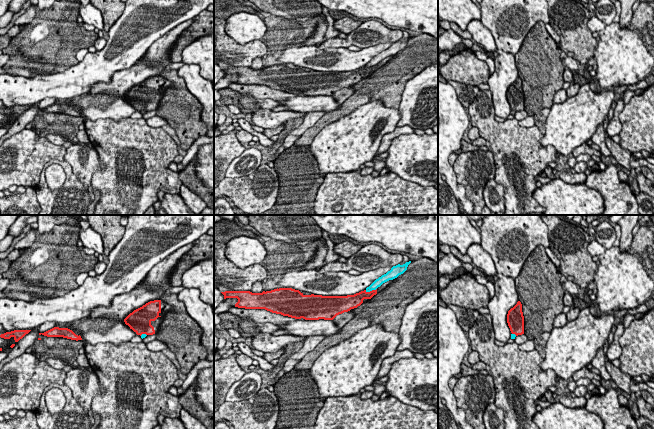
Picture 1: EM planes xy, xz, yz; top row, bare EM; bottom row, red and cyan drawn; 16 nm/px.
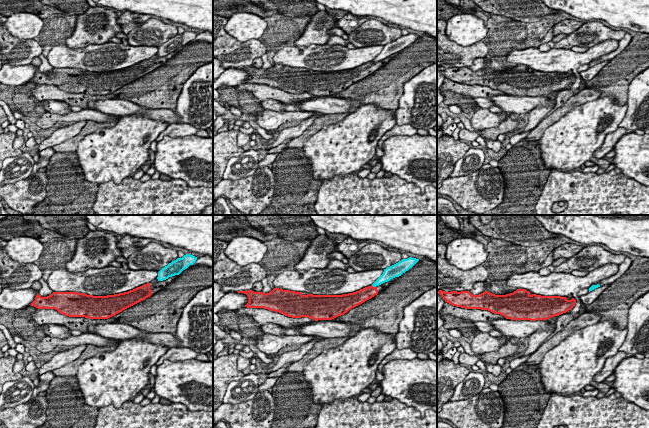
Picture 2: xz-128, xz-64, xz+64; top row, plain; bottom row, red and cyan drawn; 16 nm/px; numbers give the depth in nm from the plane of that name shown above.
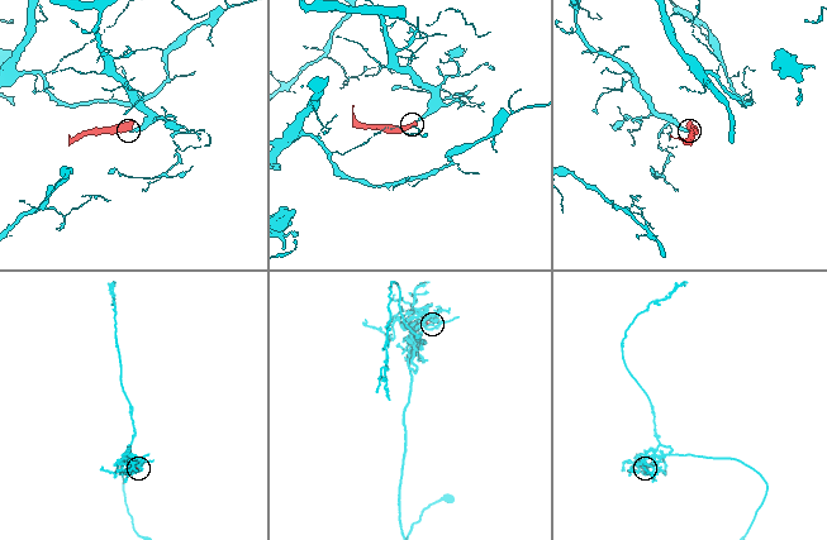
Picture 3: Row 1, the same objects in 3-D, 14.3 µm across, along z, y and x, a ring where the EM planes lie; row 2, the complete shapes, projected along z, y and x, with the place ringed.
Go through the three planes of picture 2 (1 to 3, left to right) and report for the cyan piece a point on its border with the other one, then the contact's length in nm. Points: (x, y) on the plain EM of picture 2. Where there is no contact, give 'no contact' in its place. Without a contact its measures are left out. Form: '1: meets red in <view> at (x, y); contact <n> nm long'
1: no contact
2: meets red in xz-64 at (372, 62); contact 90 nm long
3: no contact

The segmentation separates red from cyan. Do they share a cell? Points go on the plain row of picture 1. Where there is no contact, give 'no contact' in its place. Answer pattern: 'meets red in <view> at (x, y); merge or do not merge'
meets red in xz at (370, 67); do not merge

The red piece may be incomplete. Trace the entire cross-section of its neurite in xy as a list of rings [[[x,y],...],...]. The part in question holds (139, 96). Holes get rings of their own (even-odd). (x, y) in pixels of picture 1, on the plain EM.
[[[150,77],[130,89],[124,98],[137,111],[153,111],[157,109],[165,90],[172,84],[165,77]]]

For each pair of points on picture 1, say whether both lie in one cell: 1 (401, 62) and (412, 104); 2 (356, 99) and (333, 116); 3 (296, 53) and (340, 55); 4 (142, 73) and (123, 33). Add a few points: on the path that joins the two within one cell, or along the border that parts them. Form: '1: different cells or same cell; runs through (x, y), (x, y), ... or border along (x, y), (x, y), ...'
1: different cells; border along (425, 67), (405, 84), (399, 104)
2: same cell; runs through (350, 104), (339, 113)
3: same cell; runs through (307, 55), (329, 56)
4: different cells; border along (135, 62), (129, 67), (117, 70), (114, 73)

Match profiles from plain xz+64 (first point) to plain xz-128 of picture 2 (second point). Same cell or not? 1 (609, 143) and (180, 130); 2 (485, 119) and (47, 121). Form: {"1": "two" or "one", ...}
{"1": "one", "2": "one"}

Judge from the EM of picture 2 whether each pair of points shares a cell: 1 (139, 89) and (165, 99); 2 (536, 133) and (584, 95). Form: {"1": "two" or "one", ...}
{"1": "one", "2": "one"}

